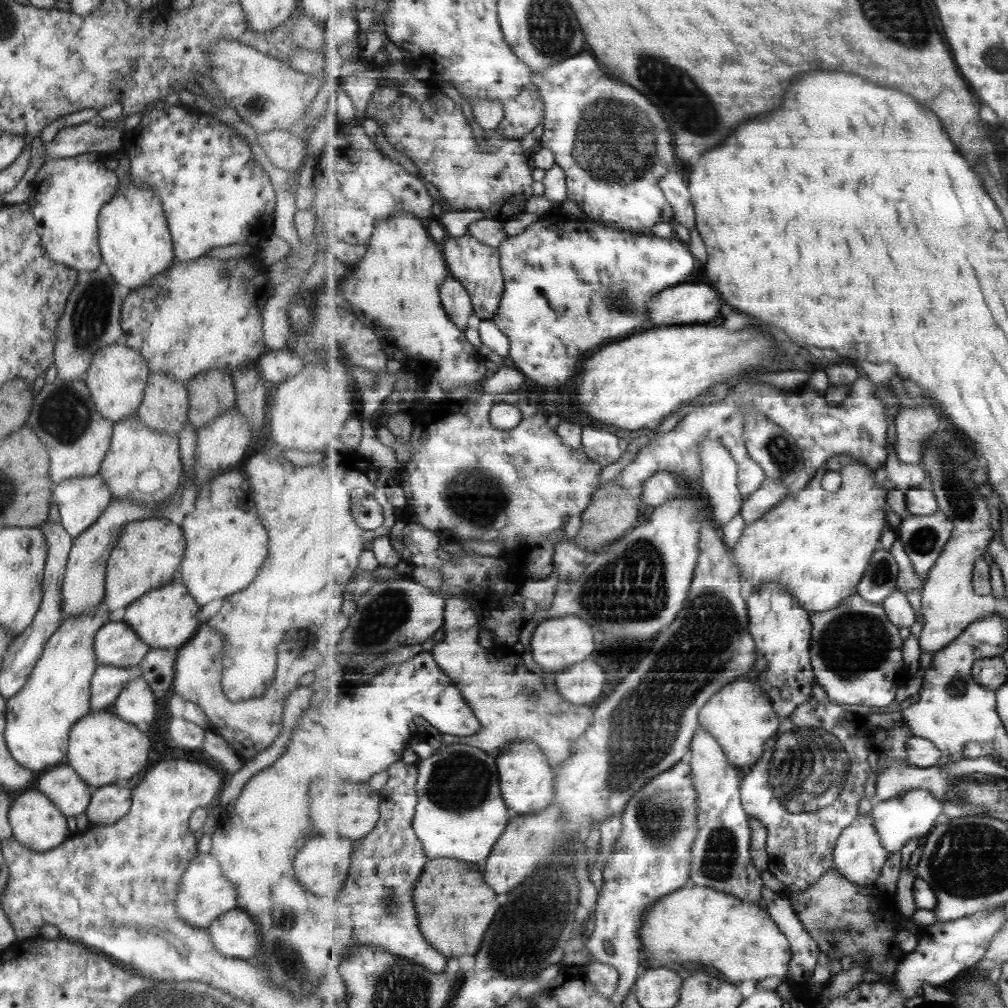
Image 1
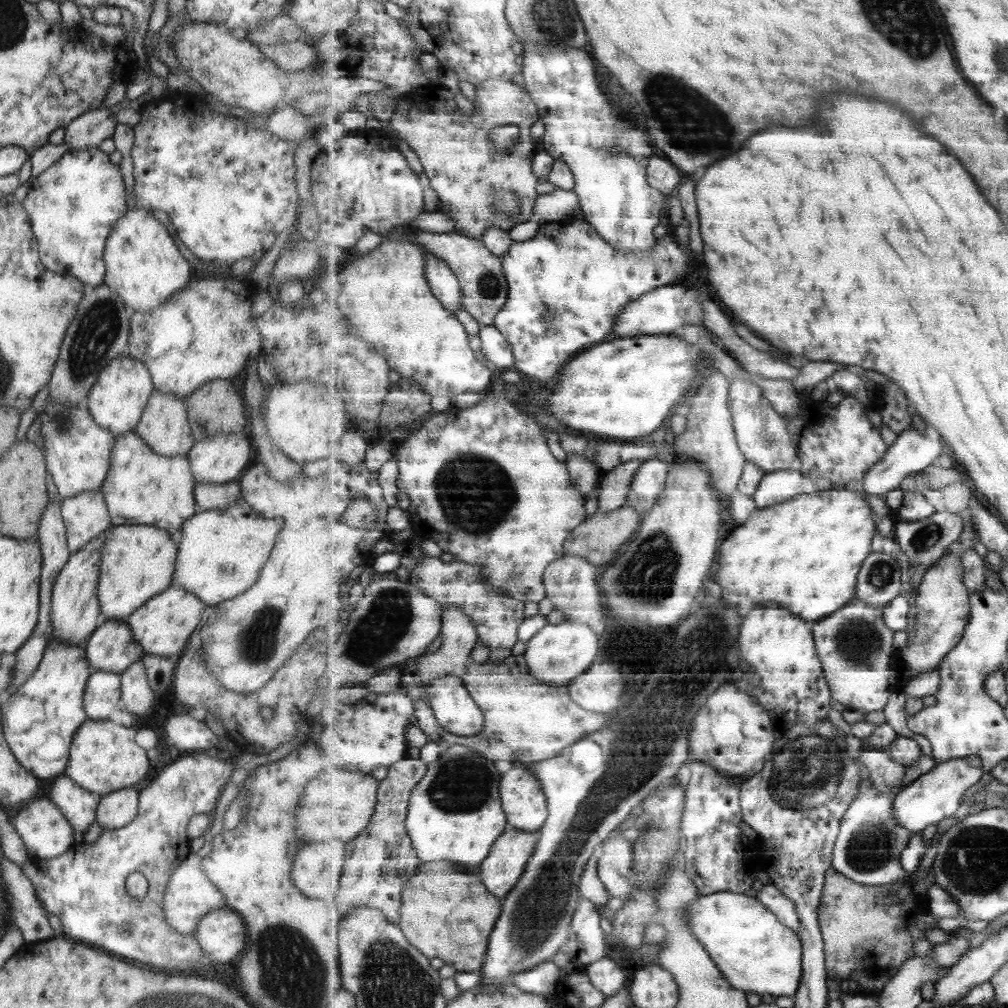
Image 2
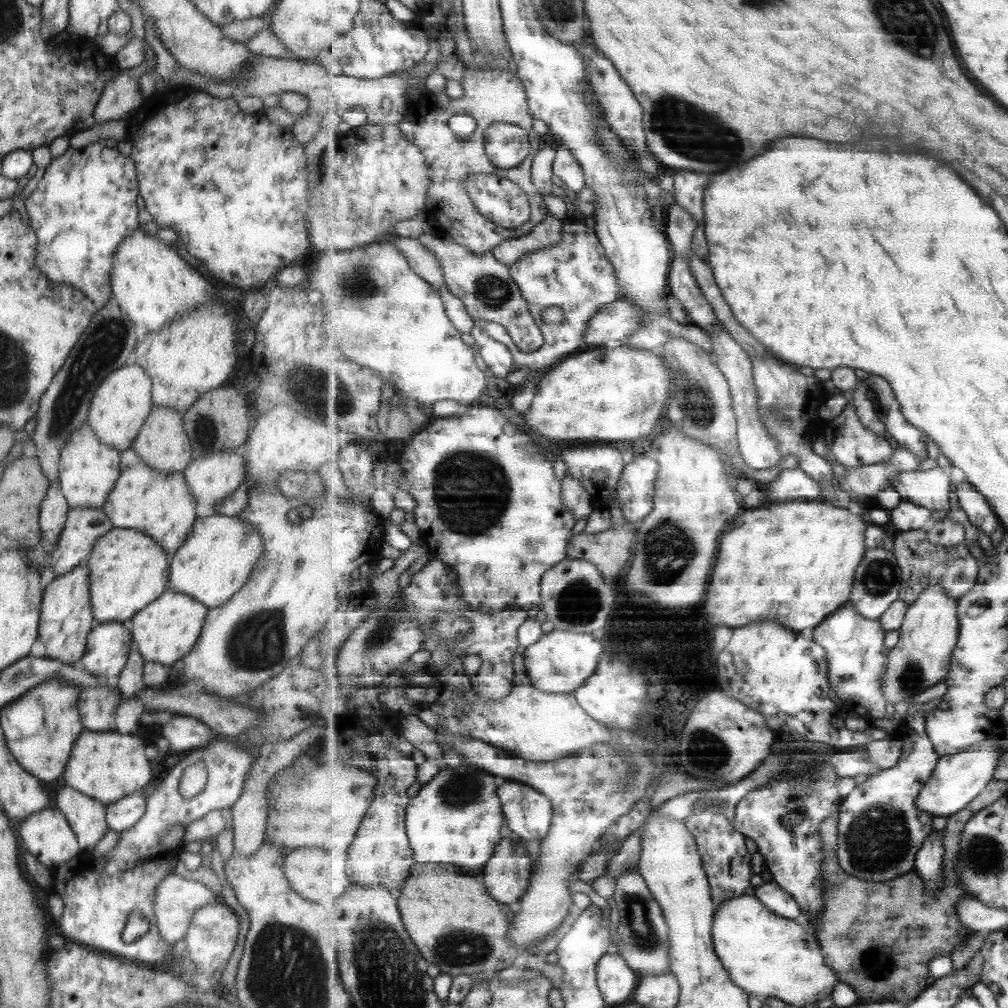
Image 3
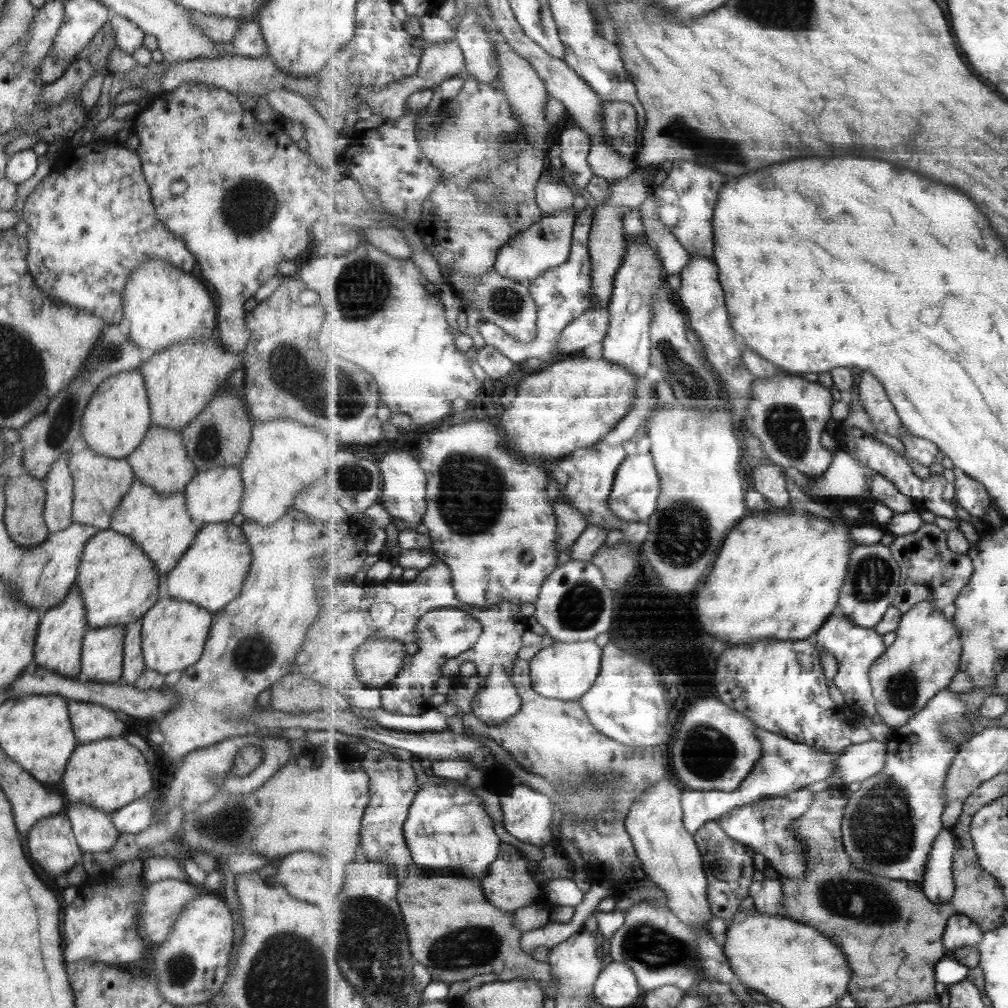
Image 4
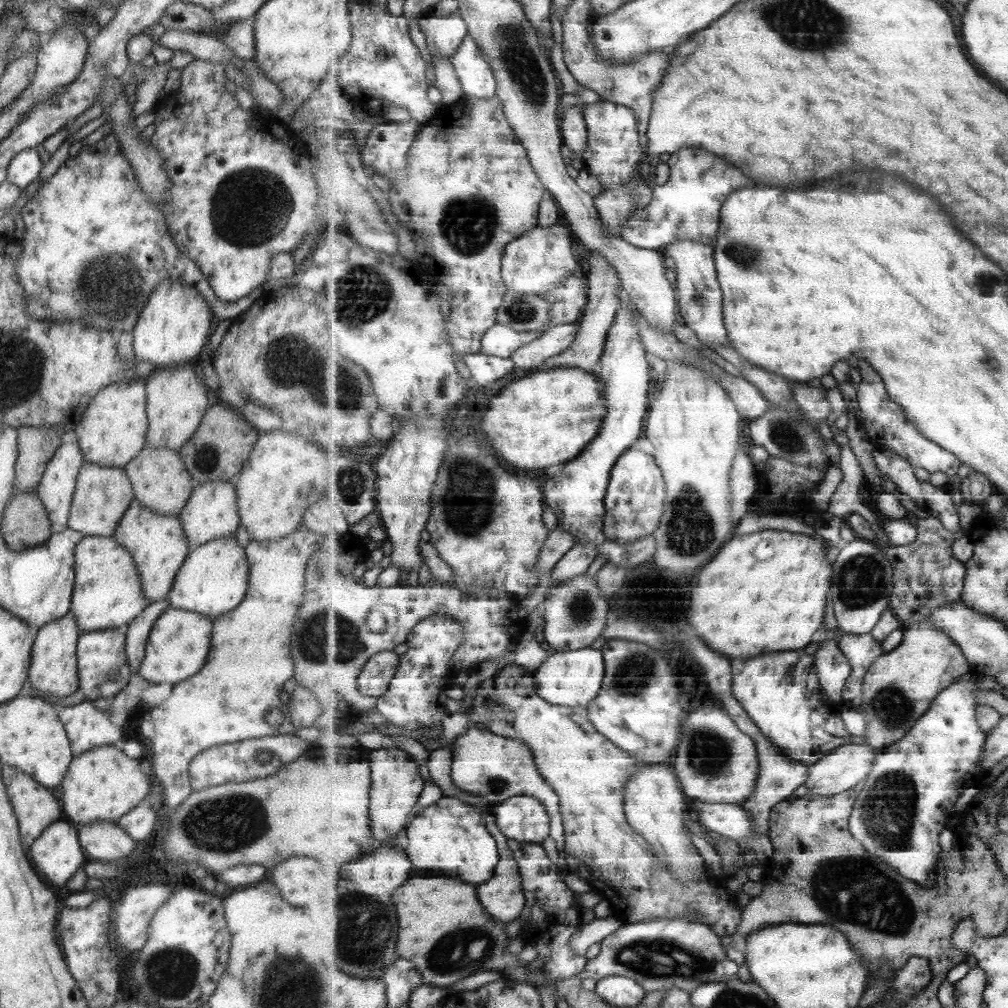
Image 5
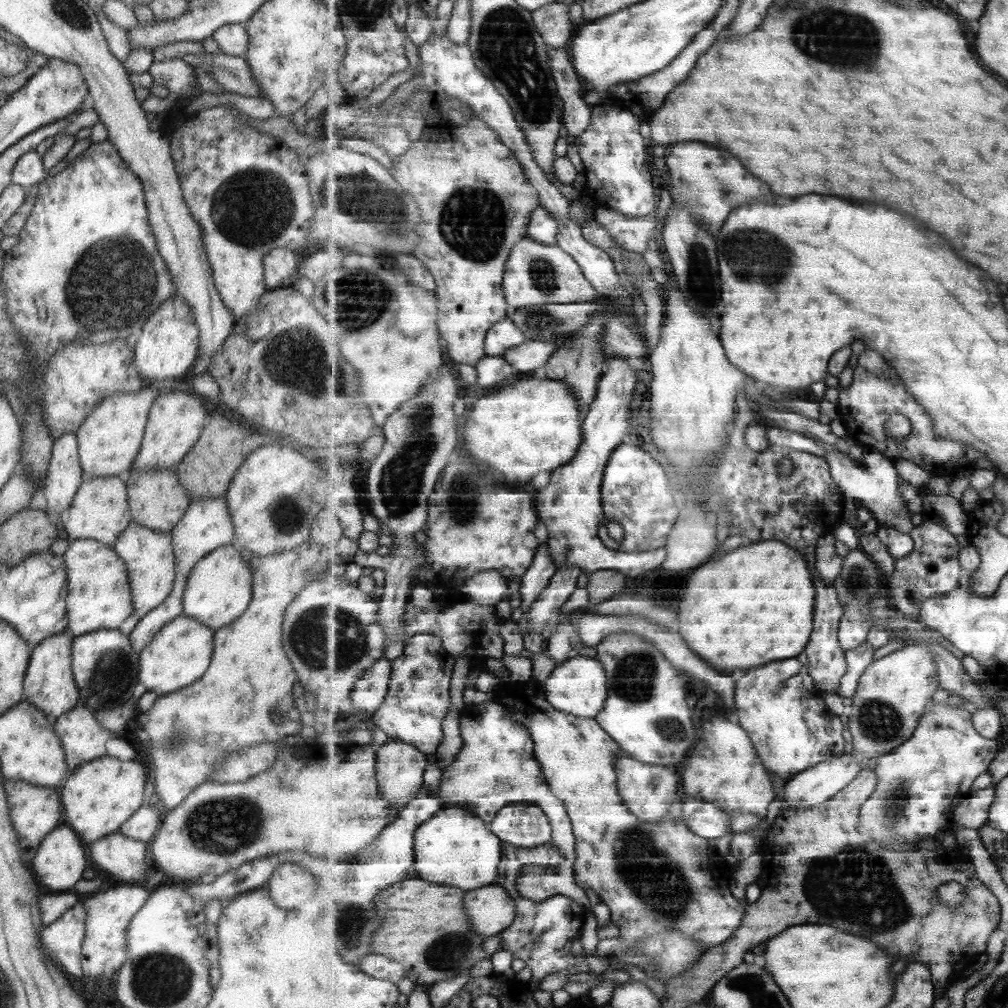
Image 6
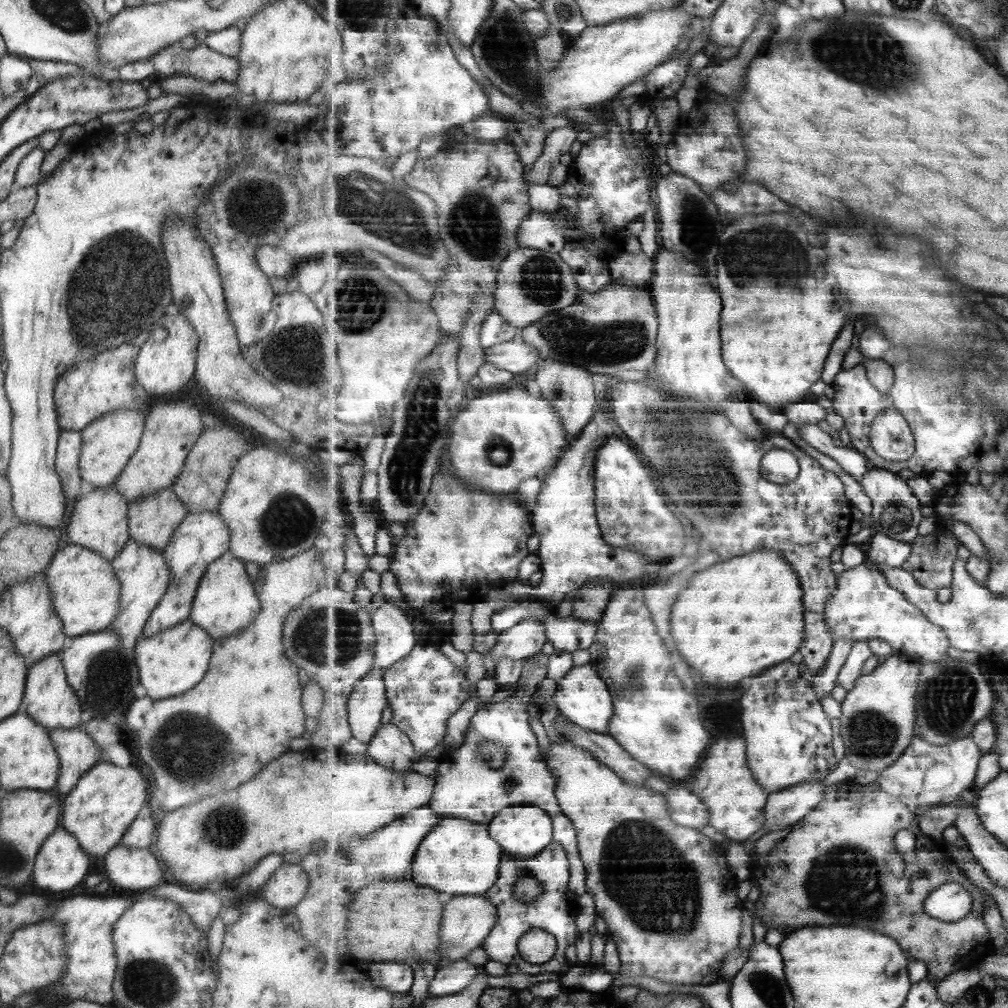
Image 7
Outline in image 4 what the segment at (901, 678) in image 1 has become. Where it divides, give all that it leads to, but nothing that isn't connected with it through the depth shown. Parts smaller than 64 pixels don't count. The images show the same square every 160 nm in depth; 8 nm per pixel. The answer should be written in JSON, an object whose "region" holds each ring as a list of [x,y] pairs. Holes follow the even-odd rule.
{"region":[[[837,609],[825,625],[815,634],[816,642],[822,649],[832,653],[838,665],[838,671],[833,678],[834,684],[841,688],[847,698],[847,704],[865,716],[878,714],[874,686],[870,679],[870,672],[874,662],[885,654],[887,647],[883,644],[883,635],[875,628],[856,625],[847,615],[839,614]]]}

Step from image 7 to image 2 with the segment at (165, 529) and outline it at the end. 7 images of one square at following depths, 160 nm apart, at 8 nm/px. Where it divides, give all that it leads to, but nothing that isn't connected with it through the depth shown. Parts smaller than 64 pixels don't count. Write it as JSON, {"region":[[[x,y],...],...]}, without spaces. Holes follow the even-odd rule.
{"region":[[[153,390],[140,417],[134,432],[155,454],[162,457],[186,455],[196,441],[191,435],[186,406],[182,399]]]}

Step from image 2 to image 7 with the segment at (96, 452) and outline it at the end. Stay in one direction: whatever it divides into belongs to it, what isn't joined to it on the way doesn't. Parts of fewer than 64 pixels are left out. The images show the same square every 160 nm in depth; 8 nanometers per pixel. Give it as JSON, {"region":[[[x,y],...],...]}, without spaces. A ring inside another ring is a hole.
{"region":[[[93,487],[91,491],[76,498],[65,530],[71,543],[94,550],[107,562],[121,550],[128,541],[128,502],[114,487]]]}

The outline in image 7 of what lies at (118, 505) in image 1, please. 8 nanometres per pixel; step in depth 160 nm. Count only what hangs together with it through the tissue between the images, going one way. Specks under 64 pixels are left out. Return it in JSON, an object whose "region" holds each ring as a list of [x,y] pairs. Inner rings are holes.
{"region":[[[54,652],[28,666],[22,697],[21,704],[25,704],[25,713],[49,731],[82,726],[80,700],[66,681],[60,652]]]}

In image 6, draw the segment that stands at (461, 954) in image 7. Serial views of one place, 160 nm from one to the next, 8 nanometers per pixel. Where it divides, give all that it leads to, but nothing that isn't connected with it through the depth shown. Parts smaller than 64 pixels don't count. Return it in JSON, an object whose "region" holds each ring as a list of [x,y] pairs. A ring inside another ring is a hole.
{"region":[[[497,882],[487,888],[471,890],[466,896],[467,914],[475,924],[473,931],[485,938],[501,934],[509,929],[517,918],[513,896]]]}

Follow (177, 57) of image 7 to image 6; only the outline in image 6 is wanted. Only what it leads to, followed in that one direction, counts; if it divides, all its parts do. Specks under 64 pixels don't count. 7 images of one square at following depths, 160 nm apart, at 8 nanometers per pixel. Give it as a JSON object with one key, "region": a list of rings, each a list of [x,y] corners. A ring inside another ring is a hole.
{"region":[[[223,53],[209,54],[205,57],[197,57],[193,54],[185,54],[187,64],[196,64],[199,68],[212,67],[212,78],[222,86],[224,91],[233,92],[245,97],[261,97],[259,87],[252,78],[248,62],[244,55],[231,56]]]}

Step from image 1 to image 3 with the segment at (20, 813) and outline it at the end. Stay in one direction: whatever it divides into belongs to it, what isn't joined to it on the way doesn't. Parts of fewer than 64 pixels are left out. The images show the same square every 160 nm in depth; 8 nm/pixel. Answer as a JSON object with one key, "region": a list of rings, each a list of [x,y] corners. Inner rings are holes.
{"region":[[[55,808],[27,816],[20,822],[17,836],[27,852],[50,869],[80,852],[69,823]]]}

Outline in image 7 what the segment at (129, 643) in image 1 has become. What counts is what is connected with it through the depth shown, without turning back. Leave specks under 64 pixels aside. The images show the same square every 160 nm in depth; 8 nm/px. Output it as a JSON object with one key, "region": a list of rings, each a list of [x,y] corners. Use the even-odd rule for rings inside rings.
{"region":[[[111,630],[82,634],[72,638],[71,645],[60,652],[61,662],[68,685],[80,700],[80,722],[85,724],[90,718],[105,718],[109,714],[125,712],[136,699],[133,698],[131,674],[137,674],[134,648],[126,651],[120,636]]]}

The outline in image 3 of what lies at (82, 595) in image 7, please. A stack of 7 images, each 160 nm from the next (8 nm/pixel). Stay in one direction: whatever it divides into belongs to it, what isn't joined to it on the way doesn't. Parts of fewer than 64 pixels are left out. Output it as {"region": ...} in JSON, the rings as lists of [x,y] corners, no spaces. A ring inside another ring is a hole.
{"region":[[[112,526],[95,541],[85,562],[90,580],[91,610],[93,618],[99,623],[117,621],[127,624],[135,613],[147,606],[149,602],[153,602],[168,588],[169,566],[167,566],[166,552],[155,542],[153,537],[140,533],[137,529],[122,529]]]}

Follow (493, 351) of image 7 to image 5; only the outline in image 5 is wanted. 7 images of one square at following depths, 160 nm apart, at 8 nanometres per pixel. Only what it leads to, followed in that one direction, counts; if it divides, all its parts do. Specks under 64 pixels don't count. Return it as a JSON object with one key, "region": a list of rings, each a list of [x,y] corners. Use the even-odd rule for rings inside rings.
{"region":[[[578,323],[561,324],[547,330],[541,338],[522,346],[511,359],[517,368],[535,368],[549,358],[559,357],[576,341]]]}

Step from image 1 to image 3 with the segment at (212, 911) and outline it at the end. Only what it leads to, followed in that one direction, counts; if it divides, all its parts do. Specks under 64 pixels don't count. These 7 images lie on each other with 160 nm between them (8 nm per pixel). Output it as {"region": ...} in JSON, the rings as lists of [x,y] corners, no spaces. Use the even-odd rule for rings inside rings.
{"region":[[[169,873],[155,889],[155,899],[153,914],[156,920],[158,933],[167,944],[179,945],[187,932],[189,922],[195,911],[201,906],[211,904],[220,899],[218,893],[212,892],[208,886],[189,877],[181,877],[174,873]]]}

